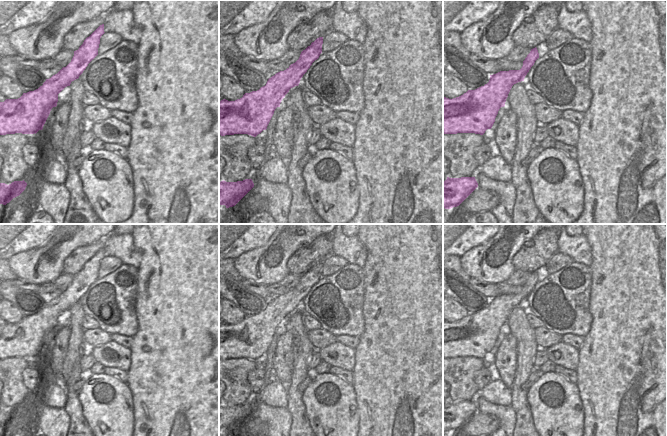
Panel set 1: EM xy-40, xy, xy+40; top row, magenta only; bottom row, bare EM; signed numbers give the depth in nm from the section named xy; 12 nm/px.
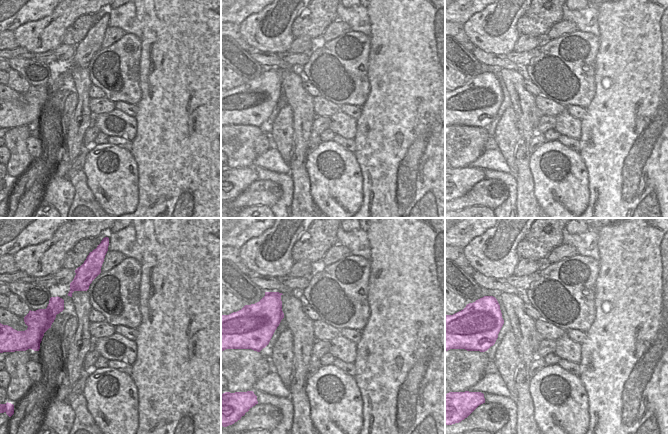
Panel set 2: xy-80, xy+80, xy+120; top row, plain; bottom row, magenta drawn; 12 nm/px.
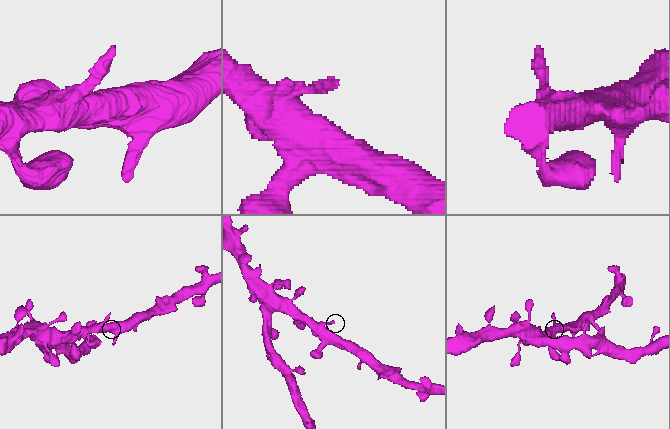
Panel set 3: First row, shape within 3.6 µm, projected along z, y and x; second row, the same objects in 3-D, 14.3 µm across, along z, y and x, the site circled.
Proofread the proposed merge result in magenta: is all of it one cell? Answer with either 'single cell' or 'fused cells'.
single cell

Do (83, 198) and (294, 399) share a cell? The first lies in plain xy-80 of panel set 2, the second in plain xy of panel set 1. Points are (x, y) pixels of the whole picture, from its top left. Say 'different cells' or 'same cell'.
same cell

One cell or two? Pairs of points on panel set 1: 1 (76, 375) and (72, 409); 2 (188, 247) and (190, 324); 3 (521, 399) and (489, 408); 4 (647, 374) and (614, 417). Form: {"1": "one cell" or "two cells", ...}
{"1": "one cell", "2": "one cell", "3": "two cells", "4": "one cell"}

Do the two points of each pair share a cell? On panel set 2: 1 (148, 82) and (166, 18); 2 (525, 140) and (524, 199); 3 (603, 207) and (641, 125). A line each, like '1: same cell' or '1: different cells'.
1: same cell
2: same cell
3: same cell

